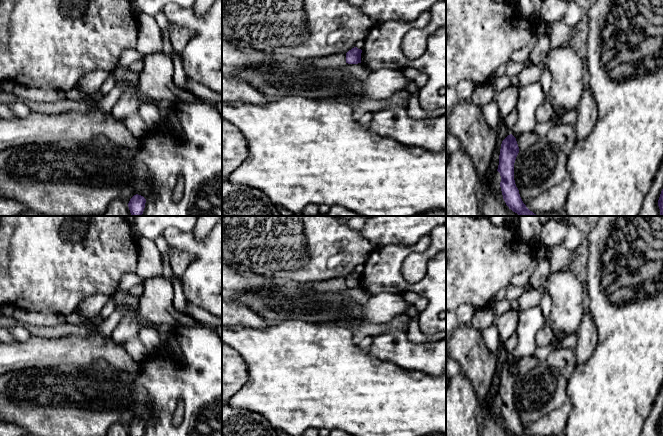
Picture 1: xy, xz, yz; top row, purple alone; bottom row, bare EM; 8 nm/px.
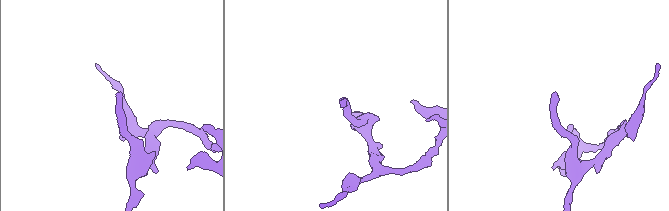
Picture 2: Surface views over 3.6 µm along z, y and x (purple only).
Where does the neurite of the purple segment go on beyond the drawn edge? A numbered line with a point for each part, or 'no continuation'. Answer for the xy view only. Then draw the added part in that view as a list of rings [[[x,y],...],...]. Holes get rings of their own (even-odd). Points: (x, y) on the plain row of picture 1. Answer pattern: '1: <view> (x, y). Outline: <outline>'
no continuation

